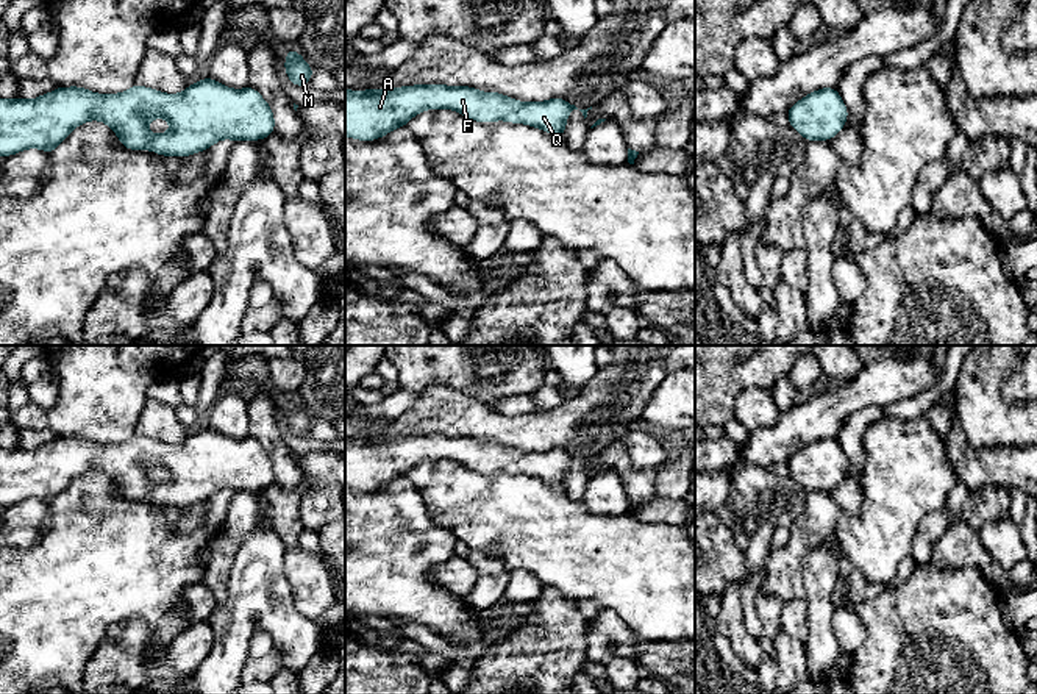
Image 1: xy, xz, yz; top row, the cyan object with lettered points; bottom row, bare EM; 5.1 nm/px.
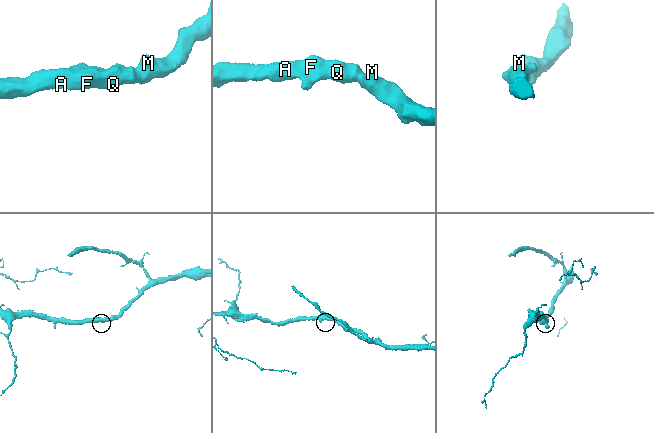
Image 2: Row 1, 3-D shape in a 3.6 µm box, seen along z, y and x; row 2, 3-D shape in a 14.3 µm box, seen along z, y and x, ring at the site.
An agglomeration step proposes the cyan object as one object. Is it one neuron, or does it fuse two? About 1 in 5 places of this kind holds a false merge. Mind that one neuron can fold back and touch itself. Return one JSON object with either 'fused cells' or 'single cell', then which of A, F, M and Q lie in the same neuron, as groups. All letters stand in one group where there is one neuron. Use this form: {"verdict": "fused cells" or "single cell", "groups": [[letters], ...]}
{"verdict": "single cell", "groups": [["A", "F", "M", "Q"]]}

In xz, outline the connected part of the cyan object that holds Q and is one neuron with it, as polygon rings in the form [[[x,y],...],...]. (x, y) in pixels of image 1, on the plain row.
[[[439,433],[392,439],[345,439],[345,486],[356,491],[381,489],[426,460],[453,460],[475,472],[504,470],[565,486],[565,474],[575,455],[565,449],[518,452],[501,442]]]

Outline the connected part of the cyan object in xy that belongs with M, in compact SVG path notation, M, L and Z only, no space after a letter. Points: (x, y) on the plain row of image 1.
M294 399L286 400L284 422L289 431L295 436L306 438L306 433L314 425L314 419Z

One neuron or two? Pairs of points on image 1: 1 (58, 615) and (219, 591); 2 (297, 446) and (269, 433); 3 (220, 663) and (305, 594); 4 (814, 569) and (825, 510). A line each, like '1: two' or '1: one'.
1: two
2: two
3: two
4: two

